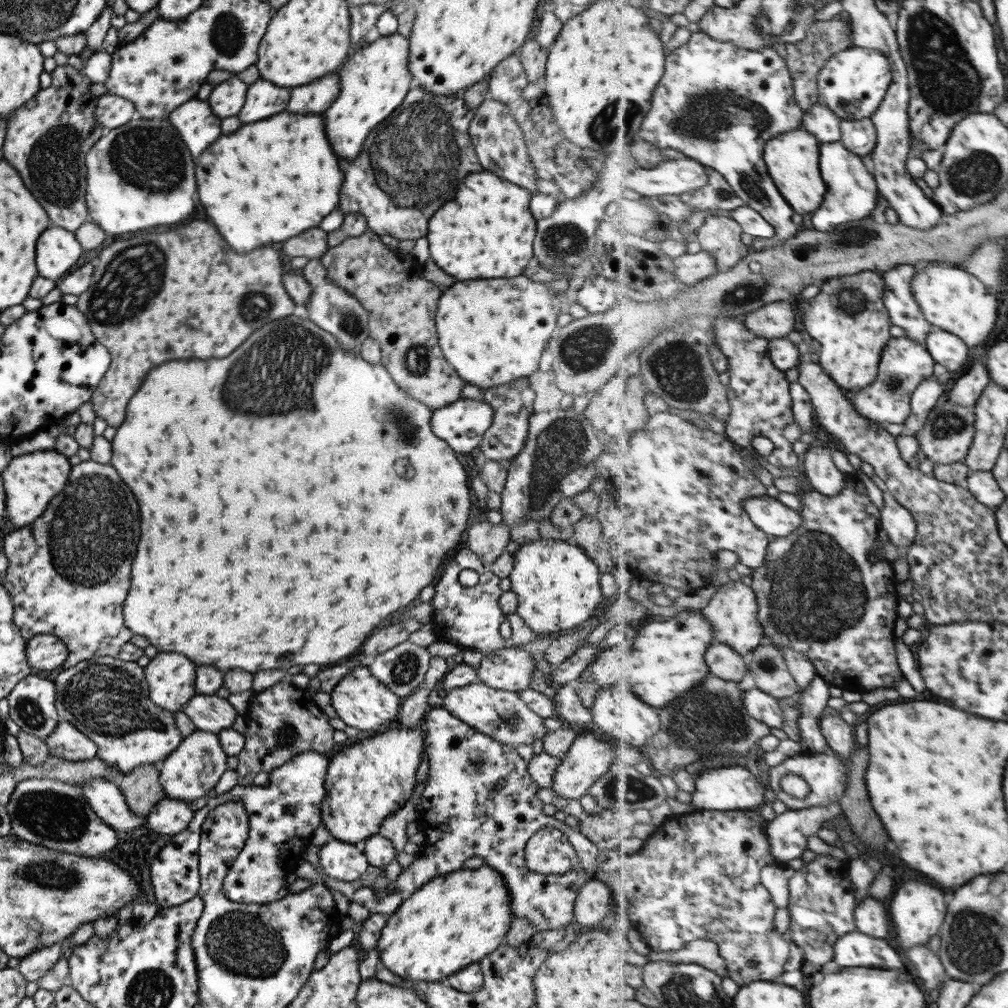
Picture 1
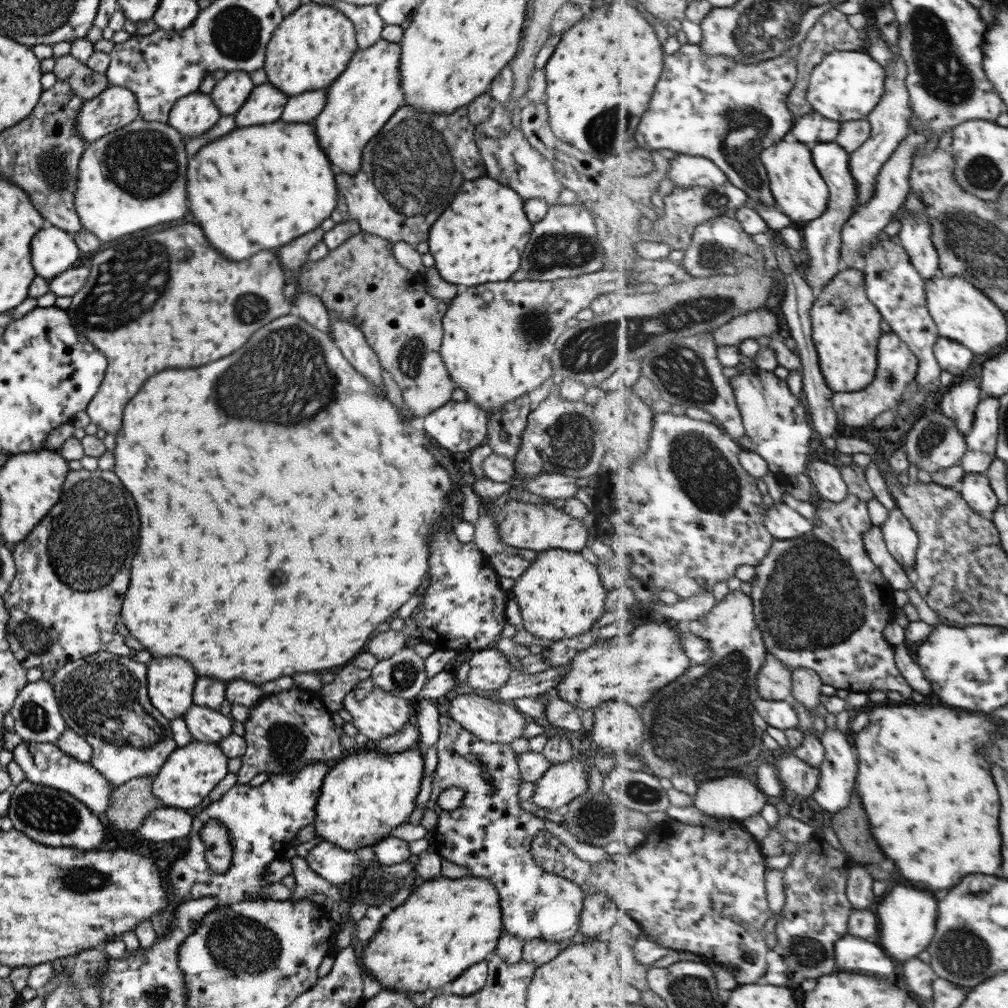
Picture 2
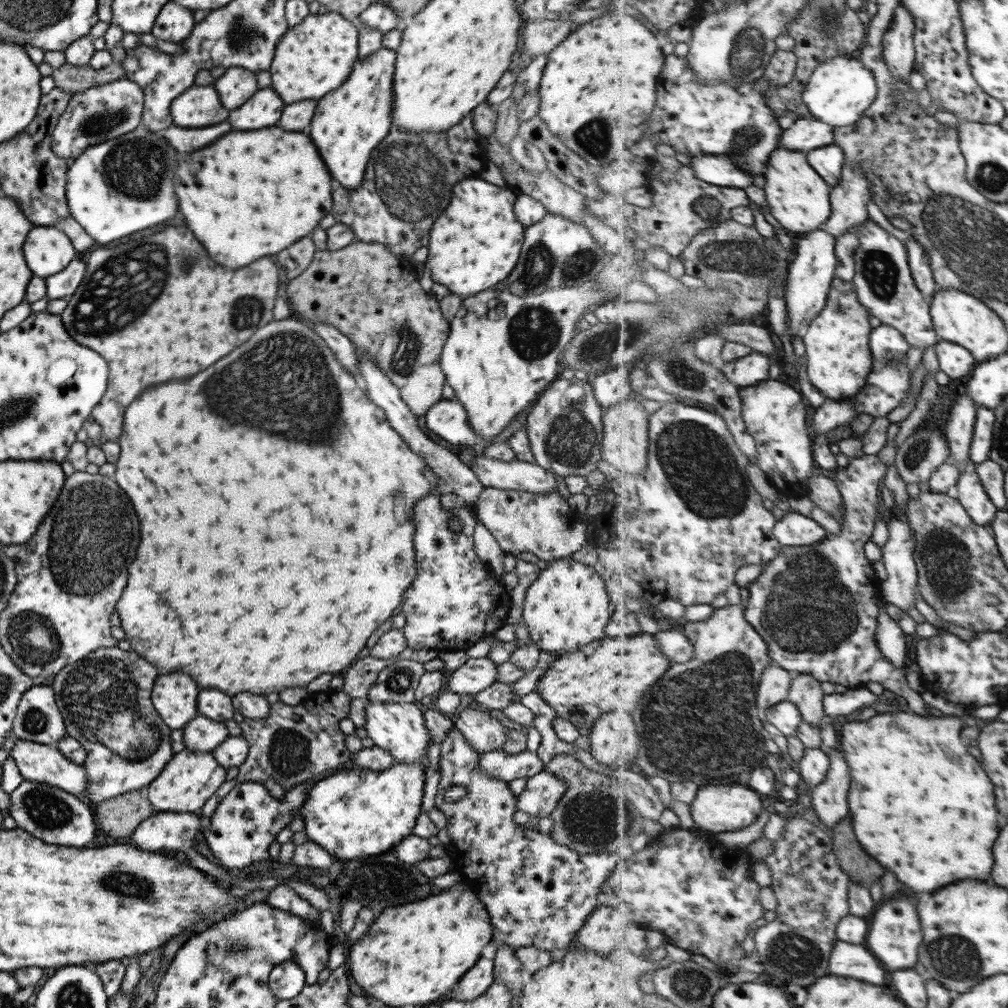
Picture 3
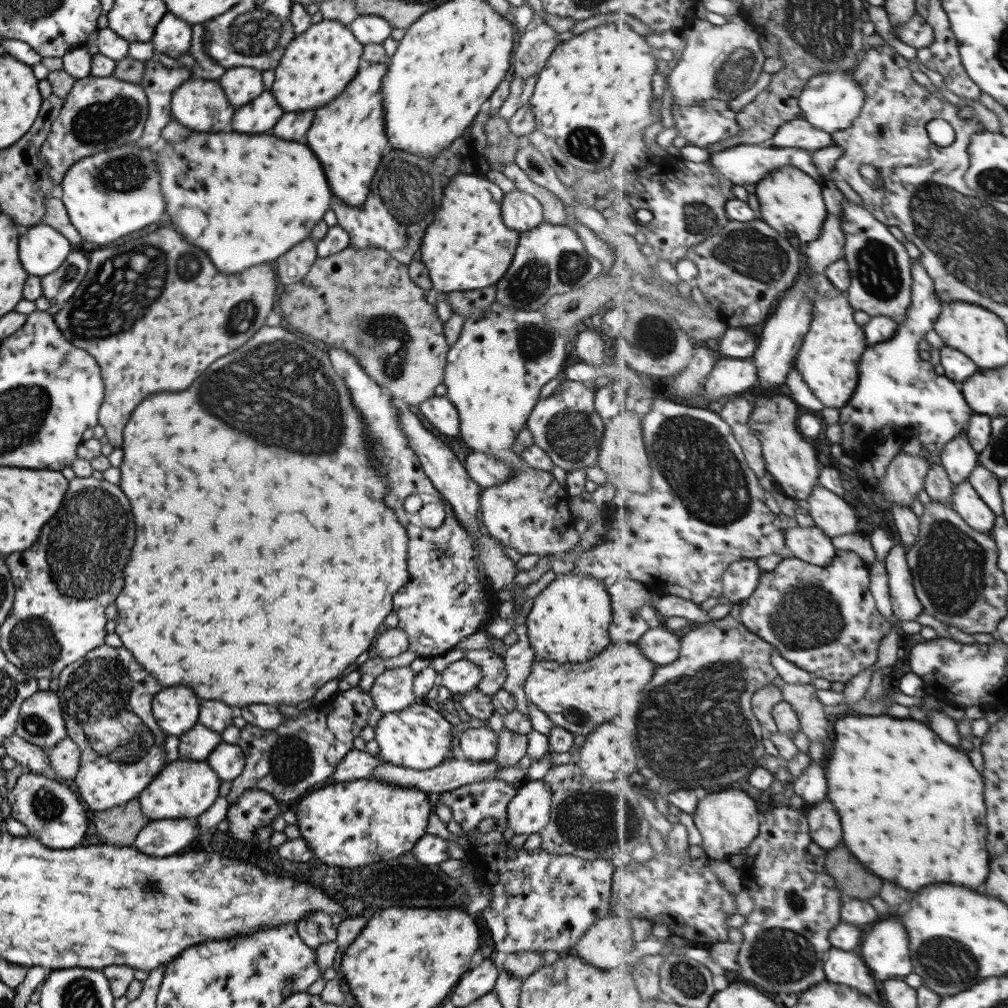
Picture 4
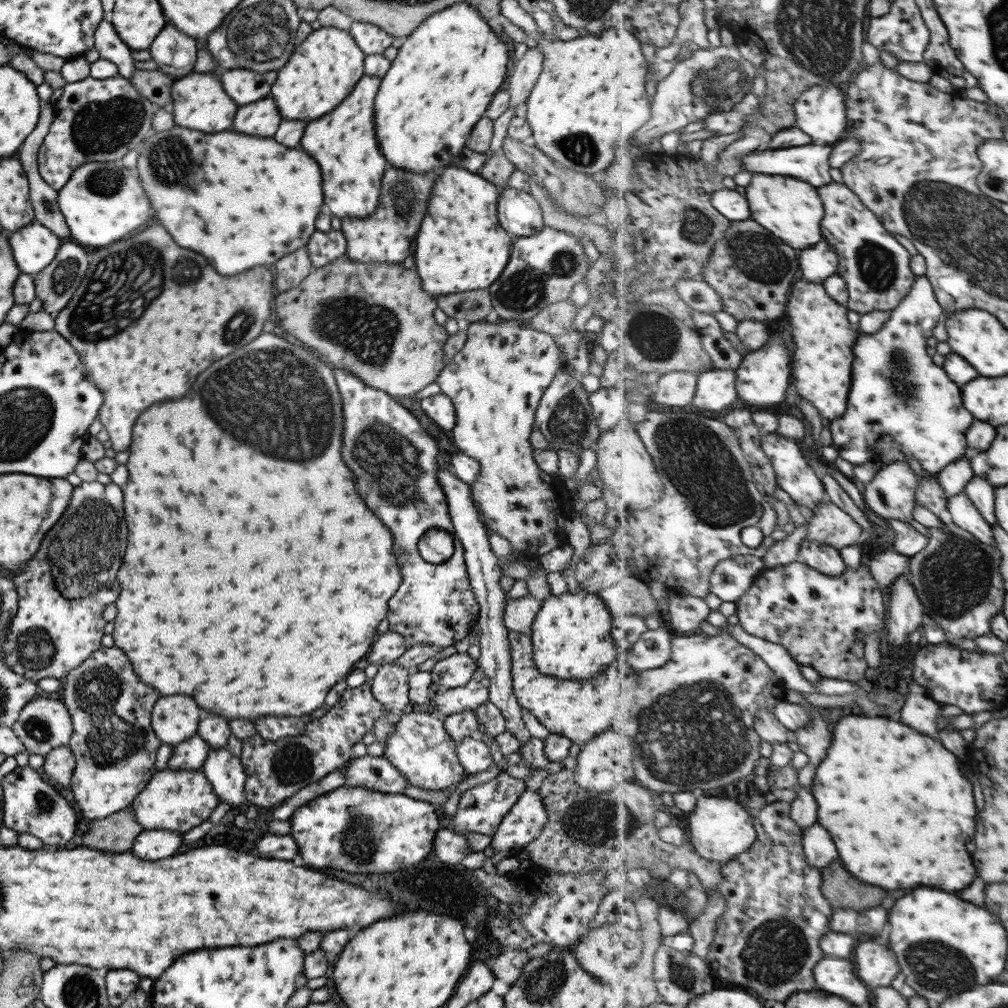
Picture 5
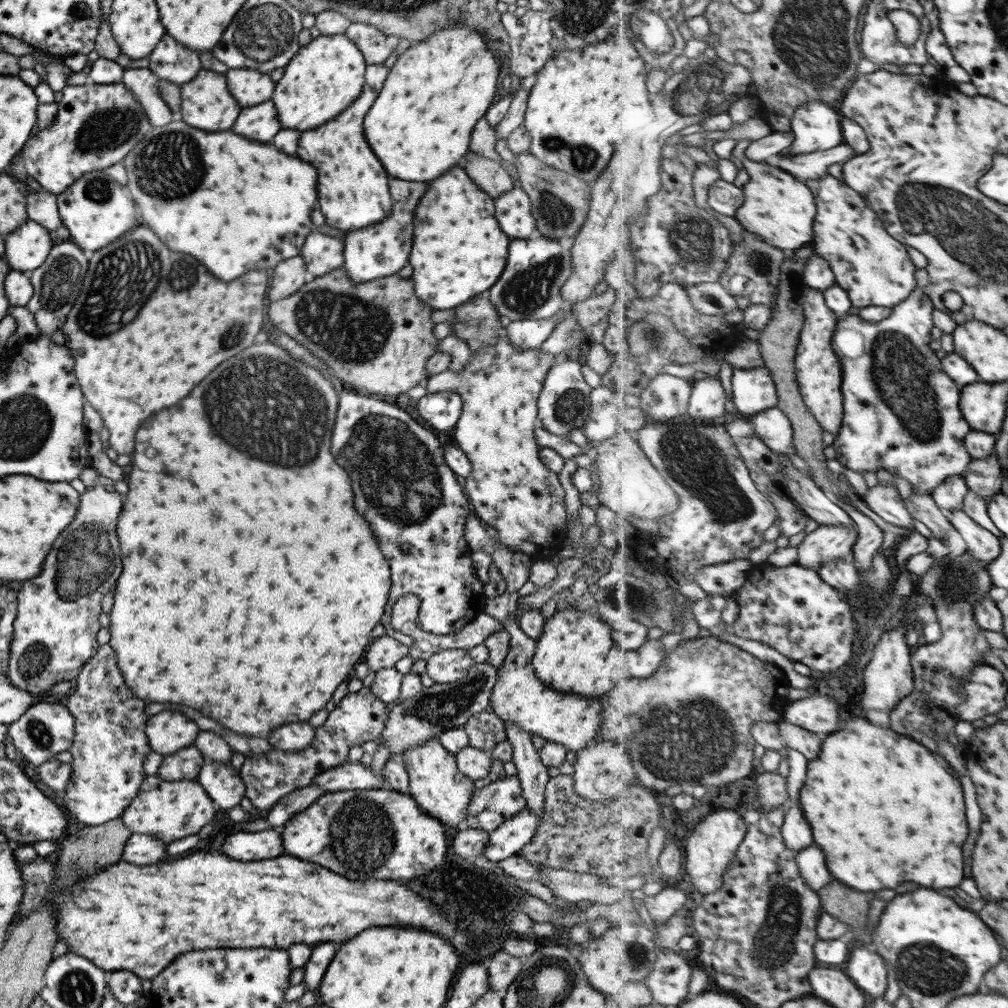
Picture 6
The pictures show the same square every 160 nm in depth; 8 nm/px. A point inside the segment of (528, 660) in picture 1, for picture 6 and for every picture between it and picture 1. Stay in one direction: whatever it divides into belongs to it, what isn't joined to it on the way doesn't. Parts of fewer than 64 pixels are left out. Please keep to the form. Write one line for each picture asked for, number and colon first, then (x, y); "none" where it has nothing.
2: (488, 670)
3: (472, 675)
4: (461, 676)
5: (455, 670)
6: (449, 665)

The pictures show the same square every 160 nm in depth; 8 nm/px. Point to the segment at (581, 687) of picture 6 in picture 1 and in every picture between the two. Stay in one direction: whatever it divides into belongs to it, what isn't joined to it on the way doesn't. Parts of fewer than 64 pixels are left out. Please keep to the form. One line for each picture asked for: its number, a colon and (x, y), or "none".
1: (557, 586)
2: (559, 595)
3: (566, 606)
4: (568, 622)
5: (570, 633)

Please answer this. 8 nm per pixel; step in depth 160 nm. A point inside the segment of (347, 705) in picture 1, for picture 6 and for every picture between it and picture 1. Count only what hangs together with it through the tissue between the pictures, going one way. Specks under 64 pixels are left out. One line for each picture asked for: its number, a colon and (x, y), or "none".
2: (376, 714)
3: (399, 728)
4: (418, 737)
5: (418, 747)
6: (434, 783)

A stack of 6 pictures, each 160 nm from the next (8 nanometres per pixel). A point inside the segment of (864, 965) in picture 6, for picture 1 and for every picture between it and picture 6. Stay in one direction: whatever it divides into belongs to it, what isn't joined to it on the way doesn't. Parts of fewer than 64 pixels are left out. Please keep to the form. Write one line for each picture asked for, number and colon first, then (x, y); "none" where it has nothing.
1: (917, 910)
2: (908, 916)
3: (896, 935)
4: (886, 950)
5: (877, 965)

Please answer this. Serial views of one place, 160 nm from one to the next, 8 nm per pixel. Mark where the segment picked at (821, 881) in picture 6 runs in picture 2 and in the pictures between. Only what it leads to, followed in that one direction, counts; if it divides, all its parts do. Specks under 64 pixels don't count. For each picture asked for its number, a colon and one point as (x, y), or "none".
2: (839, 769)
3: (830, 800)
4: (824, 820)
5: (818, 843)

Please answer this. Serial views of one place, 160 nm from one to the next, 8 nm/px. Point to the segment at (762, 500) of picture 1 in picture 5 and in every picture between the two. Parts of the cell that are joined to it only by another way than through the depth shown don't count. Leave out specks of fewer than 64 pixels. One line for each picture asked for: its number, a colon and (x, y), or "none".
2: (783, 522)
3: (794, 530)
4: (811, 544)
5: (826, 559)

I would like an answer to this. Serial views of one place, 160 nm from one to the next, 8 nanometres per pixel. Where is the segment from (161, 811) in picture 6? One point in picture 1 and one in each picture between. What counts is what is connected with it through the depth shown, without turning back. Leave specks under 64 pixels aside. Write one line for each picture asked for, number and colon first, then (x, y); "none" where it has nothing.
1: (189, 771)
2: (183, 781)
3: (188, 779)
4: (183, 789)
5: (173, 800)

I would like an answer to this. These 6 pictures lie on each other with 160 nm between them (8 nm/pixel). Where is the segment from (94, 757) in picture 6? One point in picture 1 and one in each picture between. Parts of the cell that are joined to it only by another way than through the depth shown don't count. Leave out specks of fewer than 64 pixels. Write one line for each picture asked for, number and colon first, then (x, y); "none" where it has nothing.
1: (106, 699)
2: (102, 698)
3: (104, 698)
4: (105, 697)
5: (114, 748)

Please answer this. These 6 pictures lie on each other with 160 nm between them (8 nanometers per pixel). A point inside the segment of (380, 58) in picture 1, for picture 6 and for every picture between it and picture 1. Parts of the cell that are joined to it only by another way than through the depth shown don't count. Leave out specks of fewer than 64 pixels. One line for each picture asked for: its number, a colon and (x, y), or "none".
2: (359, 102)
3: (347, 124)
4: (347, 137)
5: (342, 142)
6: (352, 193)

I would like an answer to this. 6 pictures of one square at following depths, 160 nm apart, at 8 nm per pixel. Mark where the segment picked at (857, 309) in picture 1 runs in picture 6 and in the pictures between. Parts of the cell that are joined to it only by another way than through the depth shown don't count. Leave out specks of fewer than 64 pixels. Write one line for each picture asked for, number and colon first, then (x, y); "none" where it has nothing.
2: (846, 326)
3: (839, 356)
4: (829, 359)
5: (823, 361)
6: (819, 370)

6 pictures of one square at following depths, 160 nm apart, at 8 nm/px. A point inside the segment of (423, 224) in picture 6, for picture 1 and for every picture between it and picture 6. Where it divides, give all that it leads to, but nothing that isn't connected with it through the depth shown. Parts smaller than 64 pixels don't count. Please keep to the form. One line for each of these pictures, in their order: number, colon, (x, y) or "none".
1: (485, 231)
2: (479, 238)
3: (475, 243)
4: (466, 247)
5: (460, 247)

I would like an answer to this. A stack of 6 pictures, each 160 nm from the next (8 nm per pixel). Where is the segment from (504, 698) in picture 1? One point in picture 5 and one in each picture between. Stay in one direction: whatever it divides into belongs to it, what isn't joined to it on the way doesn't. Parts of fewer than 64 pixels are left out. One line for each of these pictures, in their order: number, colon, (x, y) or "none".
2: (491, 721)
3: (483, 733)
4: (477, 744)
5: (472, 754)

